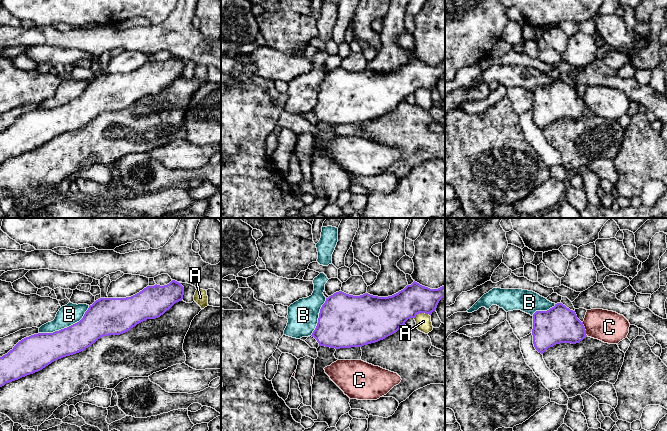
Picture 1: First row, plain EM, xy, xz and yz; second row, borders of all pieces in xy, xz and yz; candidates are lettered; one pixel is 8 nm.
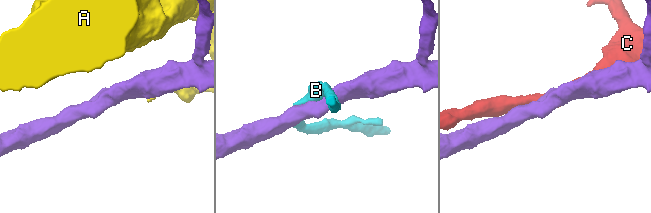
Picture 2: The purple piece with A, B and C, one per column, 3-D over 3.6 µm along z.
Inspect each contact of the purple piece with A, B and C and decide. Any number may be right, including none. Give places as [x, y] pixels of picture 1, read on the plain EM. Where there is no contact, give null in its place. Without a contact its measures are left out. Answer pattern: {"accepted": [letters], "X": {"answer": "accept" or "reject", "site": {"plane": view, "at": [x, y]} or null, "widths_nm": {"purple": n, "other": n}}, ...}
{"accepted": [], "A": {"answer": "reject", "site": {"plane": "xz", "at": [421, 88]}, "widths_nm": {"purple": 280, "other": 130}}, "B": {"answer": "reject", "site": {"plane": "xy", "at": [67, 103]}, "widths_nm": {"purple": 260, "other": 160}}, "C": {"answer": "reject", "site": {"plane": "yz", "at": [584, 105]}, "widths_nm": {"purple": 300, "other": 260}}}

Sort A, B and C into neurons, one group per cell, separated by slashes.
A / B / C

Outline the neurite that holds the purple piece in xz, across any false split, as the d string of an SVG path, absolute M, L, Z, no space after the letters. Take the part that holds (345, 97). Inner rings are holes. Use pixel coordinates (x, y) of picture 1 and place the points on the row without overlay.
M415 57L388 73L378 73L368 69L353 72L339 67L326 74L311 112L317 116L319 122L335 125L362 123L396 109L408 95L415 94L419 89L431 91L444 73L445 62L430 65Z

